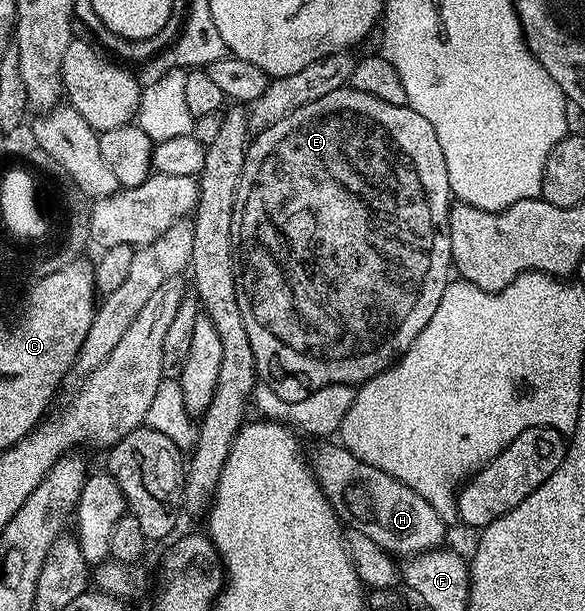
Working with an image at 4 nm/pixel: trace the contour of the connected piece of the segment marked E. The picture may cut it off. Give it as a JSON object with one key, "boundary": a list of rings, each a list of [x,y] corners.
{"boundary":[[[348,85],[338,87],[333,93],[325,93],[325,97],[321,97],[317,101],[309,101],[309,105],[301,105],[293,113],[281,117],[281,121],[271,123],[265,130],[258,132],[250,140],[247,149],[245,165],[241,173],[241,185],[237,189],[237,201],[233,205],[231,236],[235,246],[237,305],[241,305],[241,317],[245,317],[245,333],[249,333],[249,341],[253,345],[253,357],[255,358],[255,369],[258,378],[262,380],[266,387],[273,389],[273,393],[277,393],[277,397],[281,397],[281,401],[289,401],[290,403],[301,401],[305,397],[309,397],[309,393],[313,393],[325,385],[337,385],[338,383],[358,385],[364,383],[366,379],[372,379],[374,375],[381,374],[385,368],[391,366],[399,358],[402,352],[407,351],[409,345],[413,345],[417,333],[421,333],[421,329],[425,329],[425,325],[429,325],[429,317],[433,317],[433,313],[437,310],[437,305],[441,301],[441,293],[445,293],[447,288],[449,282],[447,274],[452,274],[453,271],[451,242],[449,241],[449,213],[452,206],[451,180],[449,179],[449,173],[445,169],[445,153],[441,153],[441,141],[437,141],[437,133],[433,129],[433,125],[429,125],[429,121],[425,121],[425,117],[421,117],[421,113],[417,113],[411,107],[389,105],[389,101],[381,101],[369,93],[361,93],[356,87]]]}

